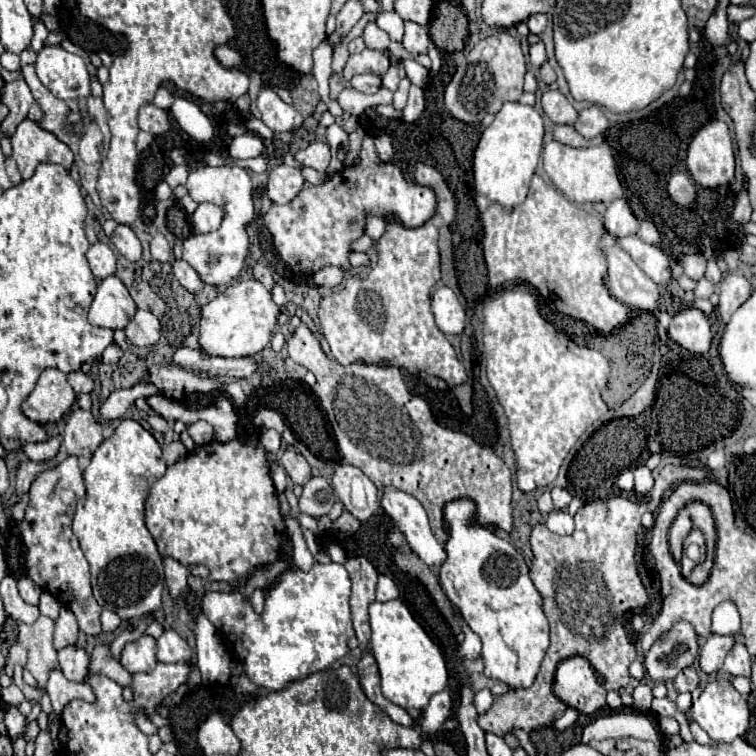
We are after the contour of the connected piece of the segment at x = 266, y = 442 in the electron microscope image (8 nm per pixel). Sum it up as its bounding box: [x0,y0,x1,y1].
[261,429,281,453]

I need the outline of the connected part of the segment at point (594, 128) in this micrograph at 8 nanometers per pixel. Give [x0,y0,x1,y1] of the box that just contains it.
[574,105,608,139]

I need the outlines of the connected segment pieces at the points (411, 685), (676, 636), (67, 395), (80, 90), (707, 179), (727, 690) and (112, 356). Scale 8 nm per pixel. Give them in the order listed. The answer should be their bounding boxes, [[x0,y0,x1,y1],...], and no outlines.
[[368,599,448,713],[644,621,698,681],[22,369,76,423],[34,47,90,101],[686,121,734,189],[690,679,750,743],[102,344,123,364]]

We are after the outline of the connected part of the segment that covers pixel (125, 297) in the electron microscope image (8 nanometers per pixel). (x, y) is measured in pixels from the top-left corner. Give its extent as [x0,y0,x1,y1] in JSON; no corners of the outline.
[88,275,136,331]

